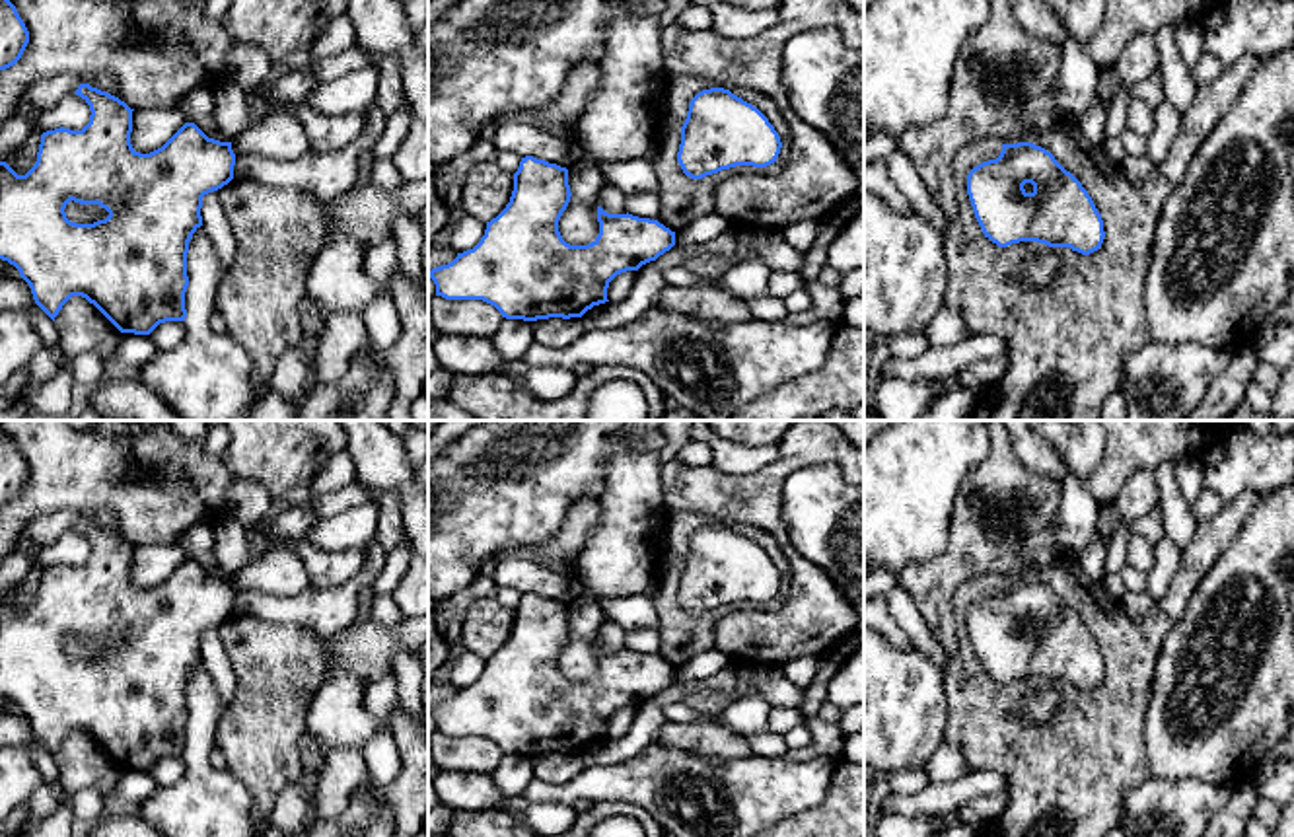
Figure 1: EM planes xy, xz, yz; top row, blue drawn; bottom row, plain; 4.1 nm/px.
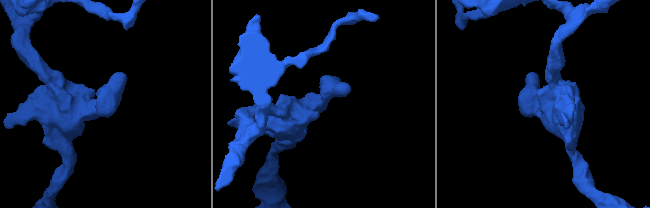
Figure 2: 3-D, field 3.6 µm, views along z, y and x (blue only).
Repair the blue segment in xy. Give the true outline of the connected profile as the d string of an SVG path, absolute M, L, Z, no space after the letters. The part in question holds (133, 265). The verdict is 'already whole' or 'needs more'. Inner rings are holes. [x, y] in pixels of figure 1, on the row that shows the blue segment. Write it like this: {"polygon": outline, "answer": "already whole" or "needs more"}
{"polygon": "M80 84L74 93L91 111L82 130L60 127L43 132L37 162L25 175L0 162L0 259L19 271L35 304L53 321L72 296L93 304L121 333L150 335L160 323L185 321L189 241L202 226L202 197L234 179L232 142L208 138L195 123L185 123L162 148L140 154L130 144L134 109L90 84ZM70 200L99 204L109 216L93 224L70 222L64 212Z", "answer": "already whole"}

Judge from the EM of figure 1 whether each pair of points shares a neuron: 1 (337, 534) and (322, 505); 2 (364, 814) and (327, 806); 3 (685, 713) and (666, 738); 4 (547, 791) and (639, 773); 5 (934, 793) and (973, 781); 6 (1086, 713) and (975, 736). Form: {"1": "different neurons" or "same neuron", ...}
{"1": "different neurons", "2": "different neurons", "3": "different neurons", "4": "same neuron", "5": "same neuron", "6": "same neuron"}

